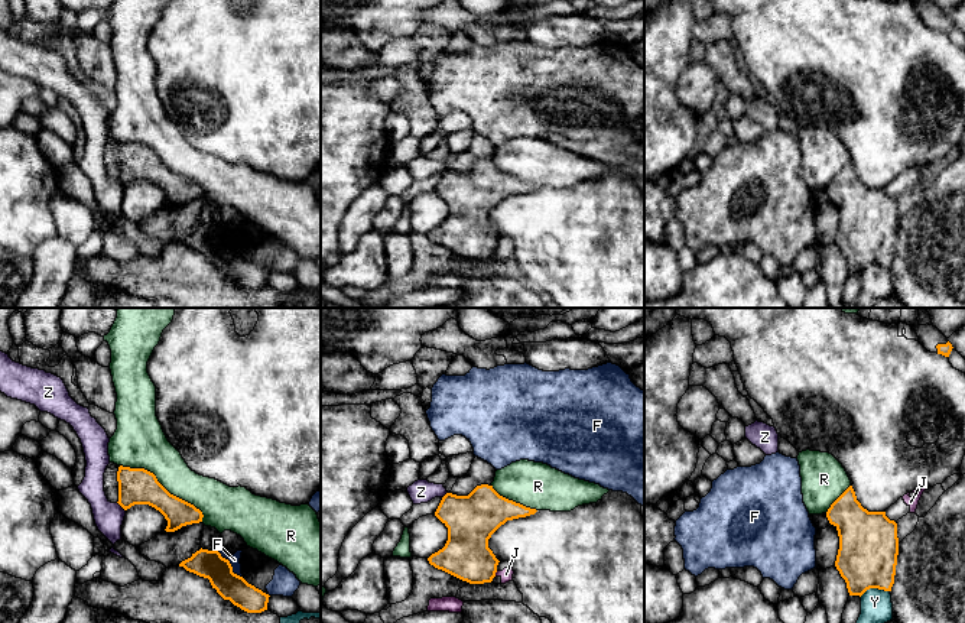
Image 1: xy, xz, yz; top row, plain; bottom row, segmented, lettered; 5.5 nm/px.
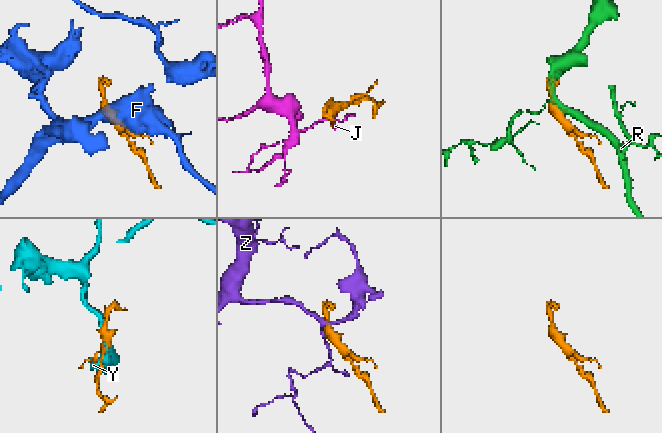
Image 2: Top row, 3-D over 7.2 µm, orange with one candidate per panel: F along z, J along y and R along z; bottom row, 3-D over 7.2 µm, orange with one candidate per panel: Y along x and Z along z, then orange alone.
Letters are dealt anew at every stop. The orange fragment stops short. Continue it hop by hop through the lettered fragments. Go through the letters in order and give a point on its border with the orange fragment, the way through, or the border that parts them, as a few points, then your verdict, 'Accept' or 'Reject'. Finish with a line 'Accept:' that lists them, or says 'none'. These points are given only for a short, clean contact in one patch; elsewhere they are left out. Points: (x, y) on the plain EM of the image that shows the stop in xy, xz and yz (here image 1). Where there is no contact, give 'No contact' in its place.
F: Touches orange at xy (230, 240). Reject
J: Touches orange at xz (494, 250). Reject
R: Touches orange at xy (163, 164). Reject
Y: Touches orange at yz (874, 263). Reject
Z: Touches orange at xy (120, 181). Boundary: xy (117, 178), (124, 187). Reject
Accept: none

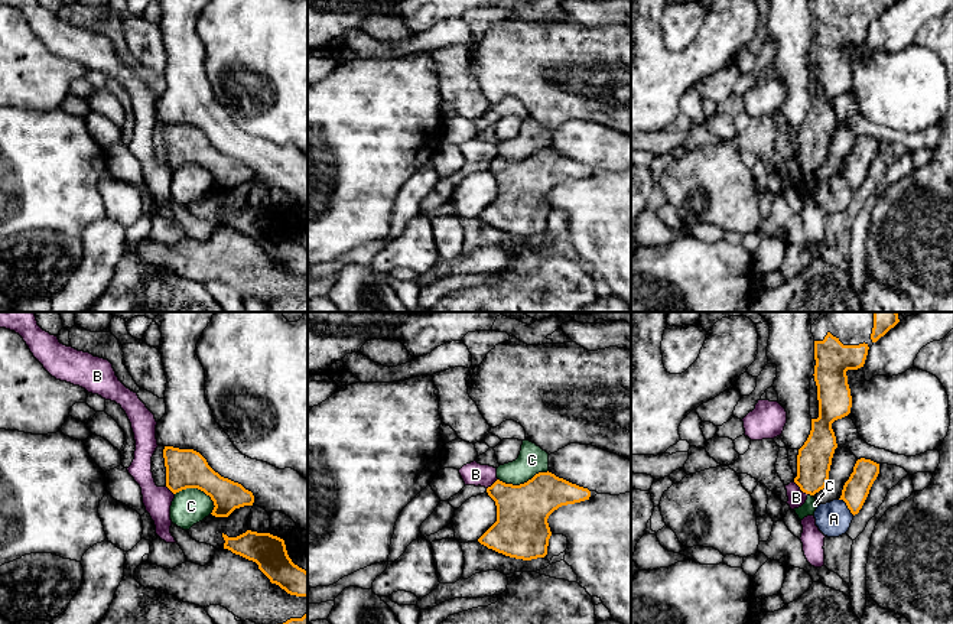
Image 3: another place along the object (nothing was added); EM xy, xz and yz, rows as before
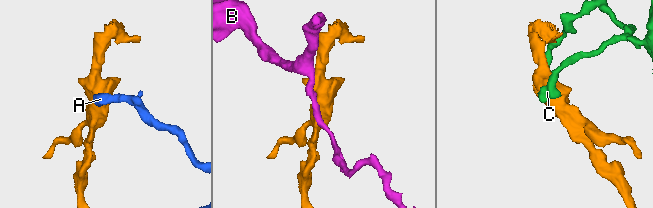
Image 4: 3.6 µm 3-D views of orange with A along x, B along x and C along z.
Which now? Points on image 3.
A: Touches orange at yz (846, 181). Boundary: yz (839, 175), (854, 191). Reject
B: Touches orange at yz (800, 165). Boundary: yz (793, 158), (807, 171). Reject
C: Touches orange at xy (197, 163). Reject
Accept: none

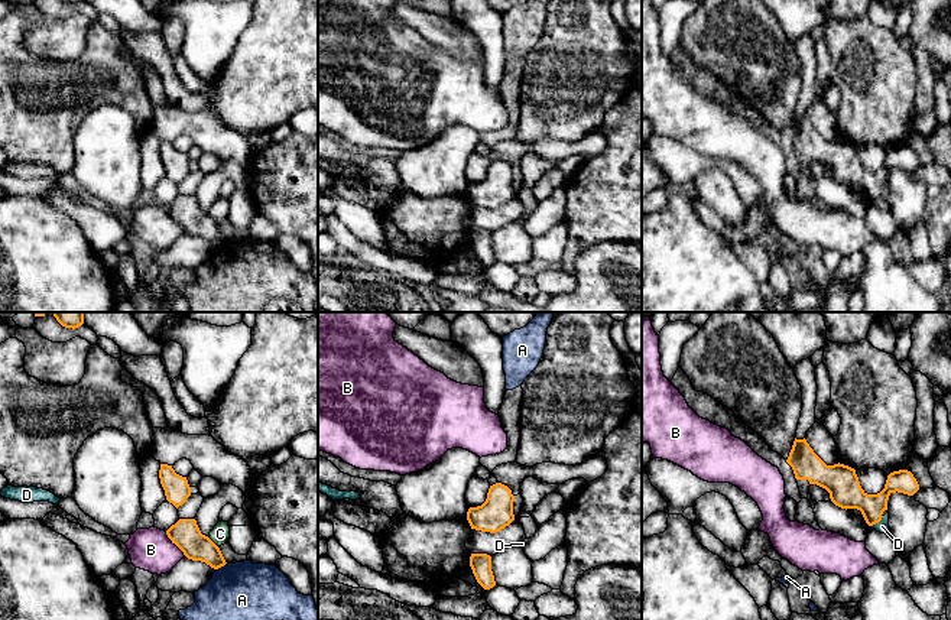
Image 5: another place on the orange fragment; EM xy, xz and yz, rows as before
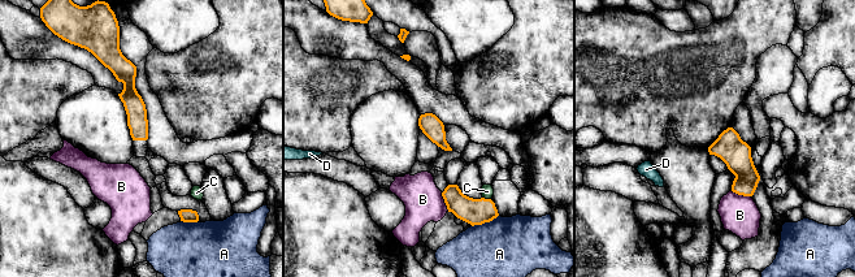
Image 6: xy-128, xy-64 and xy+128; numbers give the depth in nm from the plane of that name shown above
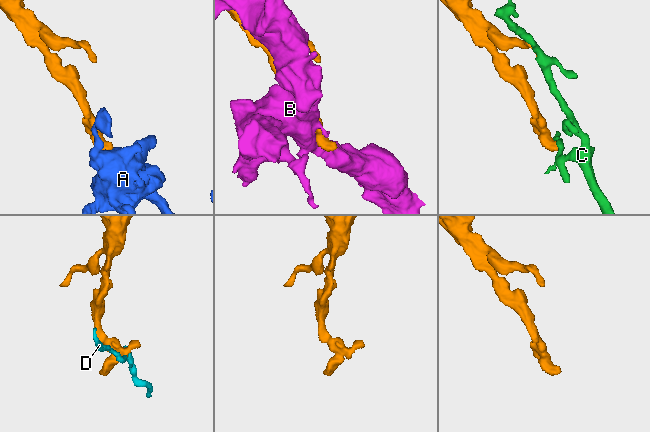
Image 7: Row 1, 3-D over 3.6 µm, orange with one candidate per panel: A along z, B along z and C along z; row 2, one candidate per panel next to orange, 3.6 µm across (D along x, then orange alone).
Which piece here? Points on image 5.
A: Touches orange at xy (221, 242). Boundary: xy (226, 239), (217, 246). Reject
B: Touches orange at xy (175, 220). Boundary: xy (165, 208), (187, 233). Reject
C: Touches orange at xy (213, 218). Boundary: xy (207, 213), (217, 223). Reject
D: Touches orange at yz (876, 198). Reject
Accept: none

